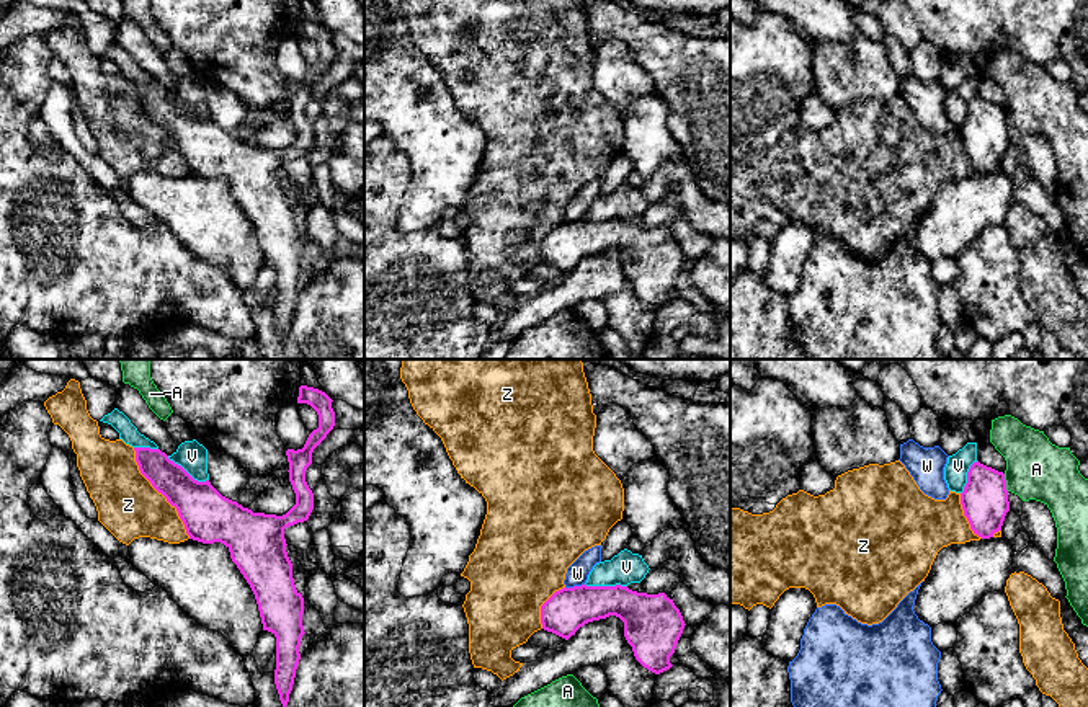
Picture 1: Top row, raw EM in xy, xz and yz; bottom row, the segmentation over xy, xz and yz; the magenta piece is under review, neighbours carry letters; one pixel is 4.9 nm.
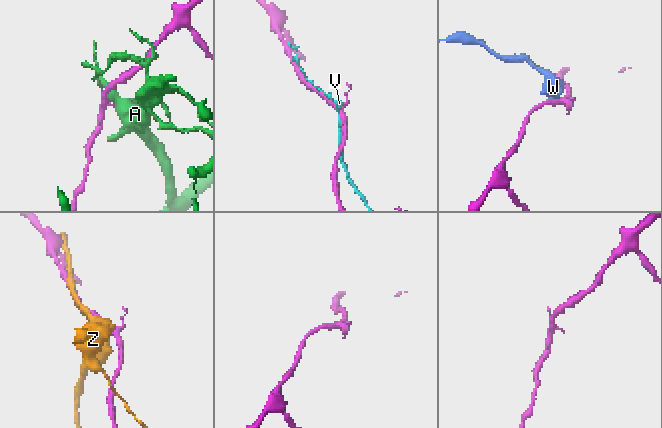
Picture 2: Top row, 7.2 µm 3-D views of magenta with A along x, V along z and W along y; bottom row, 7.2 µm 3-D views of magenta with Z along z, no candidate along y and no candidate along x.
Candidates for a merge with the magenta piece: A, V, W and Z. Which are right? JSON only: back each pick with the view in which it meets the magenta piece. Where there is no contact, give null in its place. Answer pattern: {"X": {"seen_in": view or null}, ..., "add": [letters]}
{"add": []}

